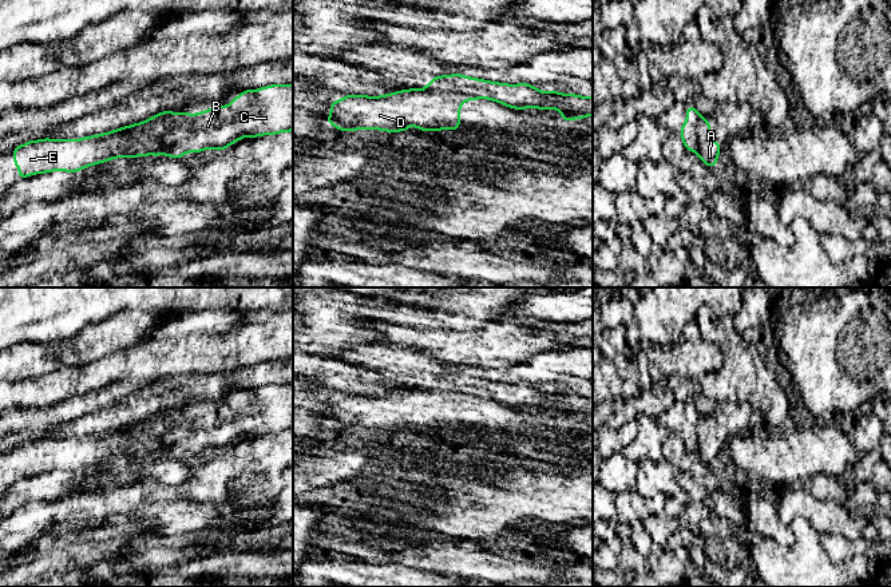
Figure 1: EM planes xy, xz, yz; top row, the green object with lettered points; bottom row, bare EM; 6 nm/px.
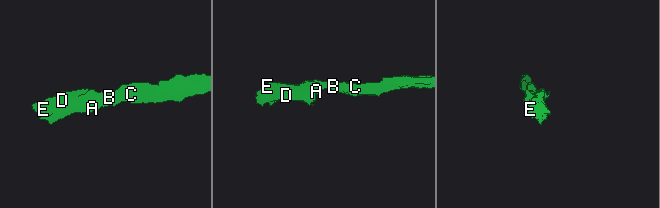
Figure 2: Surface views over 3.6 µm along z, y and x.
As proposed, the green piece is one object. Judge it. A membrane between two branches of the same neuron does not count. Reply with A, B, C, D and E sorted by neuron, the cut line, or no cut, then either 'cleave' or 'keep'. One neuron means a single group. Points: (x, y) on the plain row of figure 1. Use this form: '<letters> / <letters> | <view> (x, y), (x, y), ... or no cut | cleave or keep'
A D E / B C | xz (424, 388), (456, 389), (474, 393), (478, 397) | cleave

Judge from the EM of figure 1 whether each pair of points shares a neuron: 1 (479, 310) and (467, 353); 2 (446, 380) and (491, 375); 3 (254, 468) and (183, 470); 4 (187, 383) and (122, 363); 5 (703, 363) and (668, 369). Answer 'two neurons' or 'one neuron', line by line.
1: two neurons
2: two neurons
3: two neurons
4: two neurons
5: one neuron

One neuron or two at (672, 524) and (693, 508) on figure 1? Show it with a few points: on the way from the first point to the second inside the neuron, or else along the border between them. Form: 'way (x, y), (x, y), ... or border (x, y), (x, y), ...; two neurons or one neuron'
border (662, 512), (676, 518), (680, 524); two neurons

